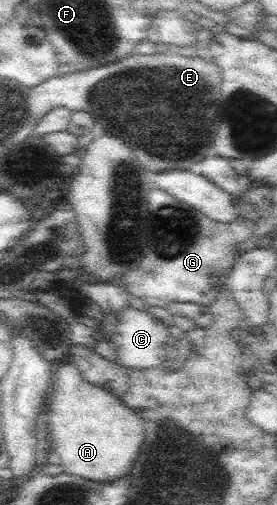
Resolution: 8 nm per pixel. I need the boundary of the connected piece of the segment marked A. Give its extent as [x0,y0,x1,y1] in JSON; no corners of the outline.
[44,358,145,482]

